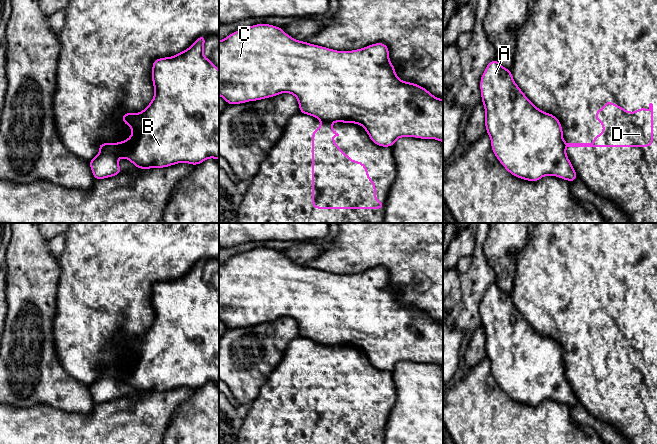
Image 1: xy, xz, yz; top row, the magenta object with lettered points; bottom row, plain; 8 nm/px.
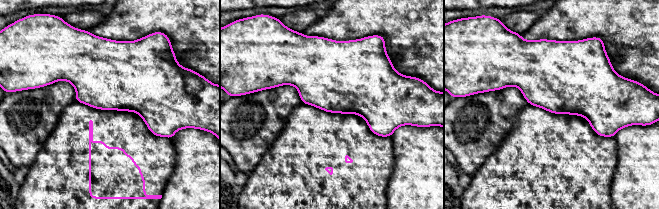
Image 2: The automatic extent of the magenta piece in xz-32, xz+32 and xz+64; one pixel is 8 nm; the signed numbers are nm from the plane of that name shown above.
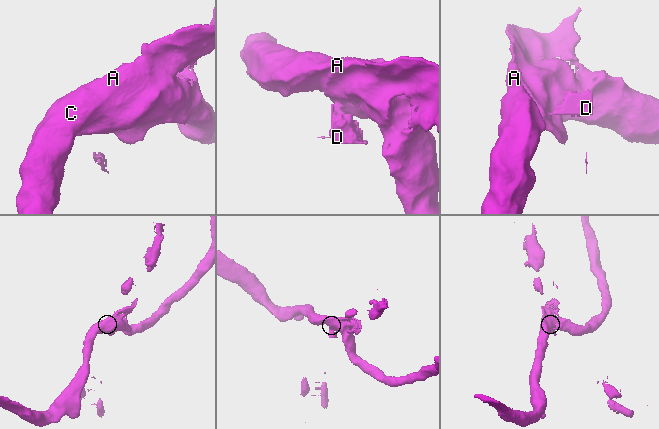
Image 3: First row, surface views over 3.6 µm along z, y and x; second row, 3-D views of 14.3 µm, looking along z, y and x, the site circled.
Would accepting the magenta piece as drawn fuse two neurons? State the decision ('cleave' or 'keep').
cleave

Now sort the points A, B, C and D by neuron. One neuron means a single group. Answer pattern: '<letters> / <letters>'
A B C / D

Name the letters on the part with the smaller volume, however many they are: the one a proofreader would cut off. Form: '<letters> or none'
D

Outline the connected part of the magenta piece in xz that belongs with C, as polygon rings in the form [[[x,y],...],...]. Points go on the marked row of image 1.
[[[265,23],[237,30],[219,41],[219,95],[228,105],[258,101],[281,93],[293,94],[302,114],[325,122],[361,125],[371,141],[380,147],[391,148],[401,137],[435,139],[443,143],[443,99],[436,98],[416,83],[398,78],[385,43],[338,51],[296,40],[281,27]]]

